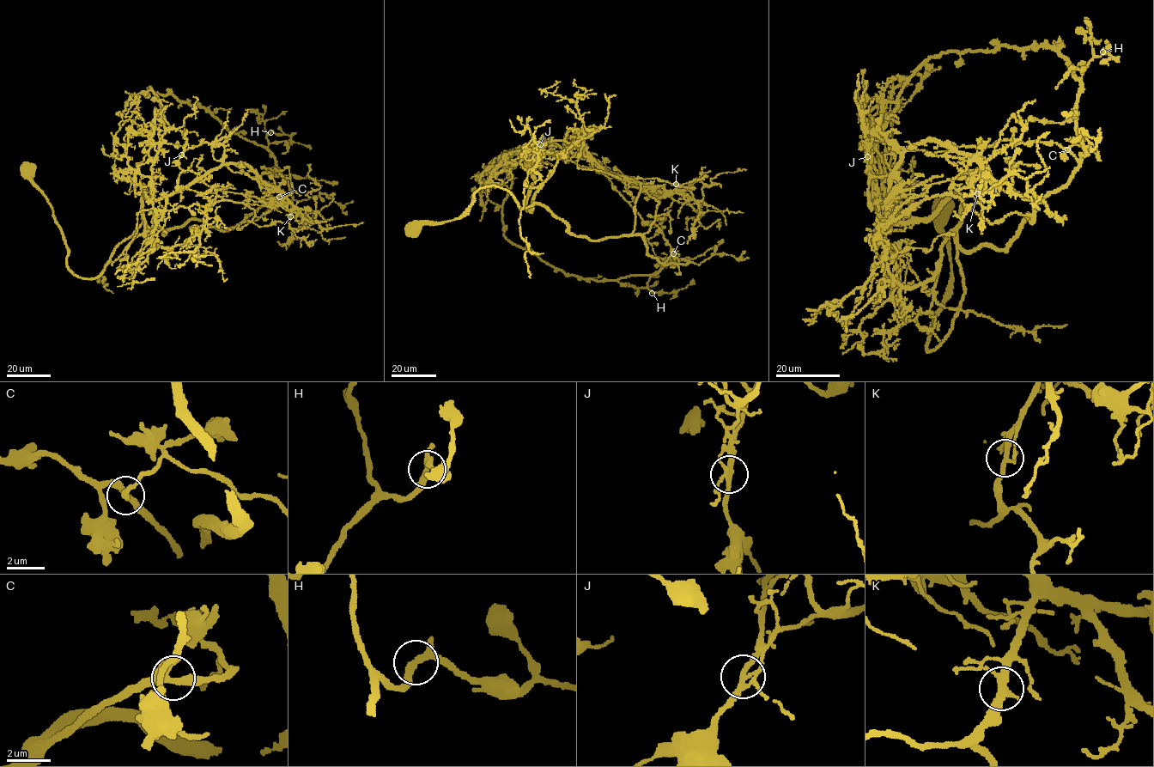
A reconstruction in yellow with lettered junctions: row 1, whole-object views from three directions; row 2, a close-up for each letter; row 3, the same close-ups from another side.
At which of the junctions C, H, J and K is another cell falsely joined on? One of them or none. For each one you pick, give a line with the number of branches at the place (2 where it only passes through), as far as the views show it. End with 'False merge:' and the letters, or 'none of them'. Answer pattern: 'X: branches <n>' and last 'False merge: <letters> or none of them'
False merge: none of them

